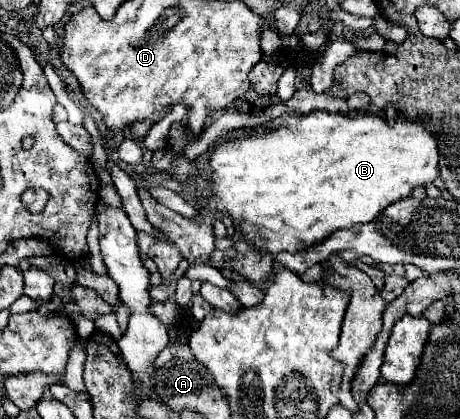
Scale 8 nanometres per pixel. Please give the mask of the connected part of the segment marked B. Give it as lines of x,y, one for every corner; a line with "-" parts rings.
314,110
290,118
278,130
264,136
218,144
210,158
214,186
208,208
230,212
234,226
240,226
246,240
260,250
298,252
322,242
332,230
372,222
386,206
410,198
418,186
426,188
440,178
438,162
440,154
434,134
428,132
420,120
410,120
404,112
398,112
390,126
380,112
340,114

